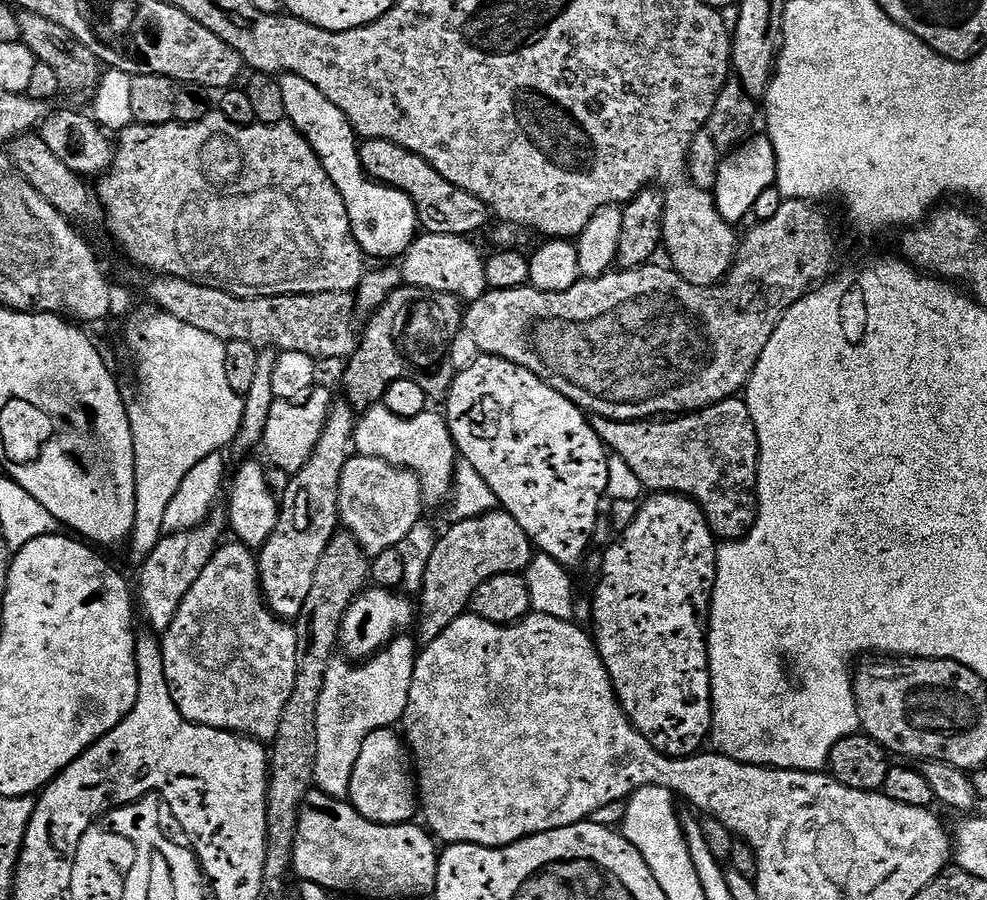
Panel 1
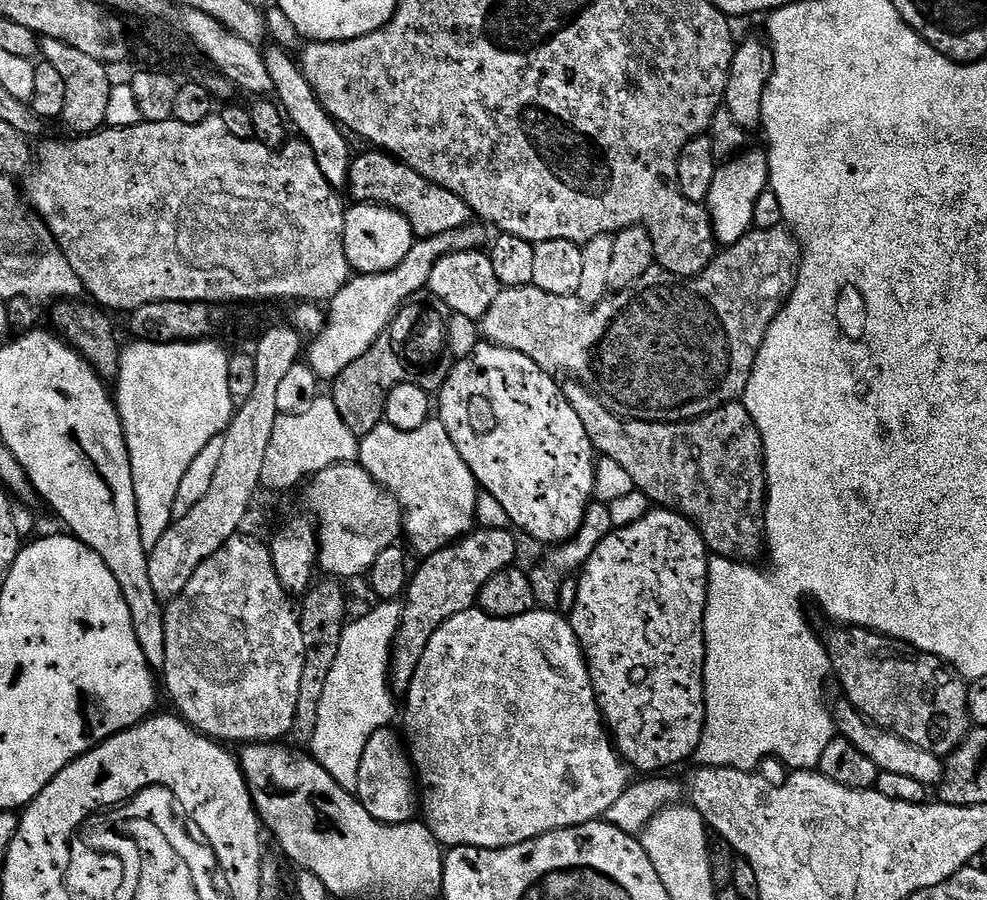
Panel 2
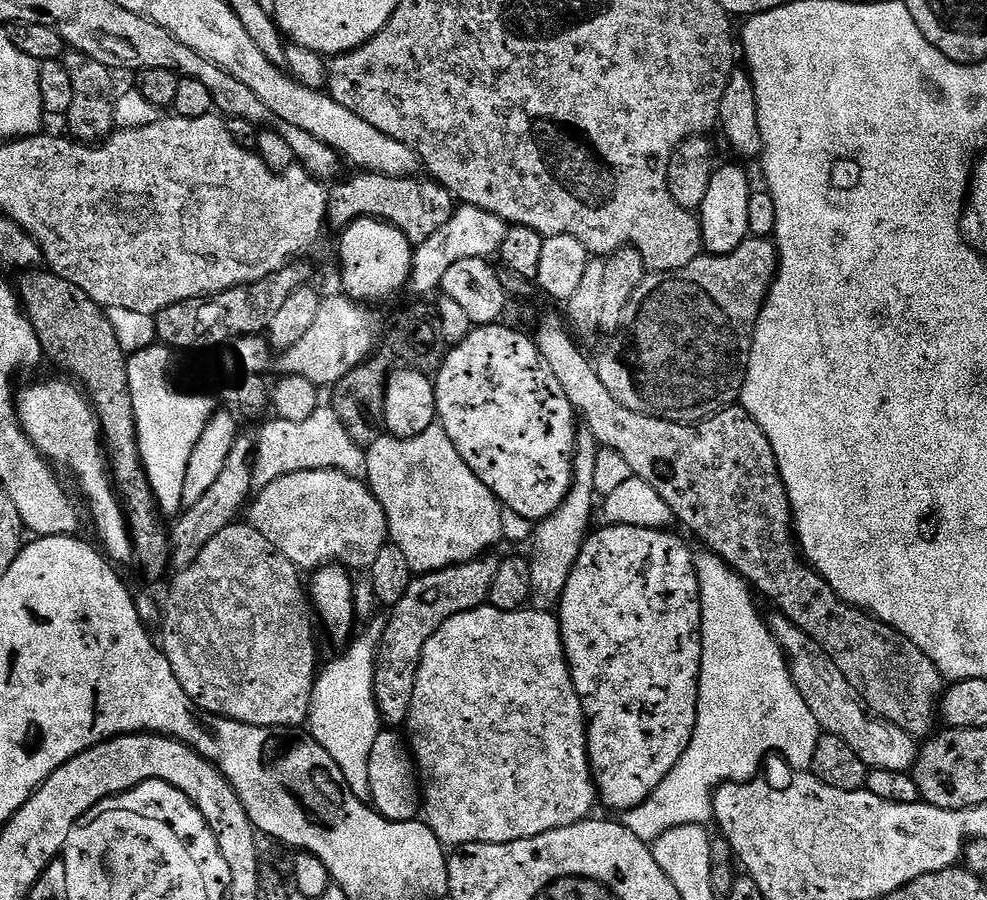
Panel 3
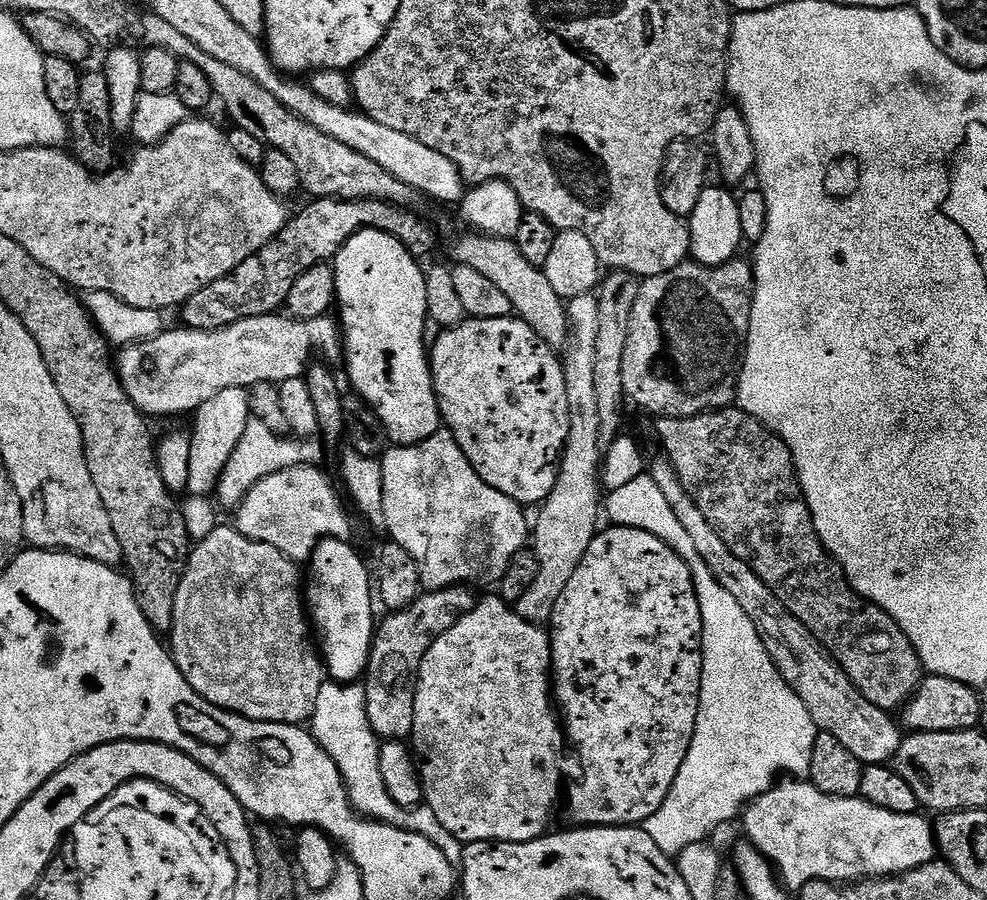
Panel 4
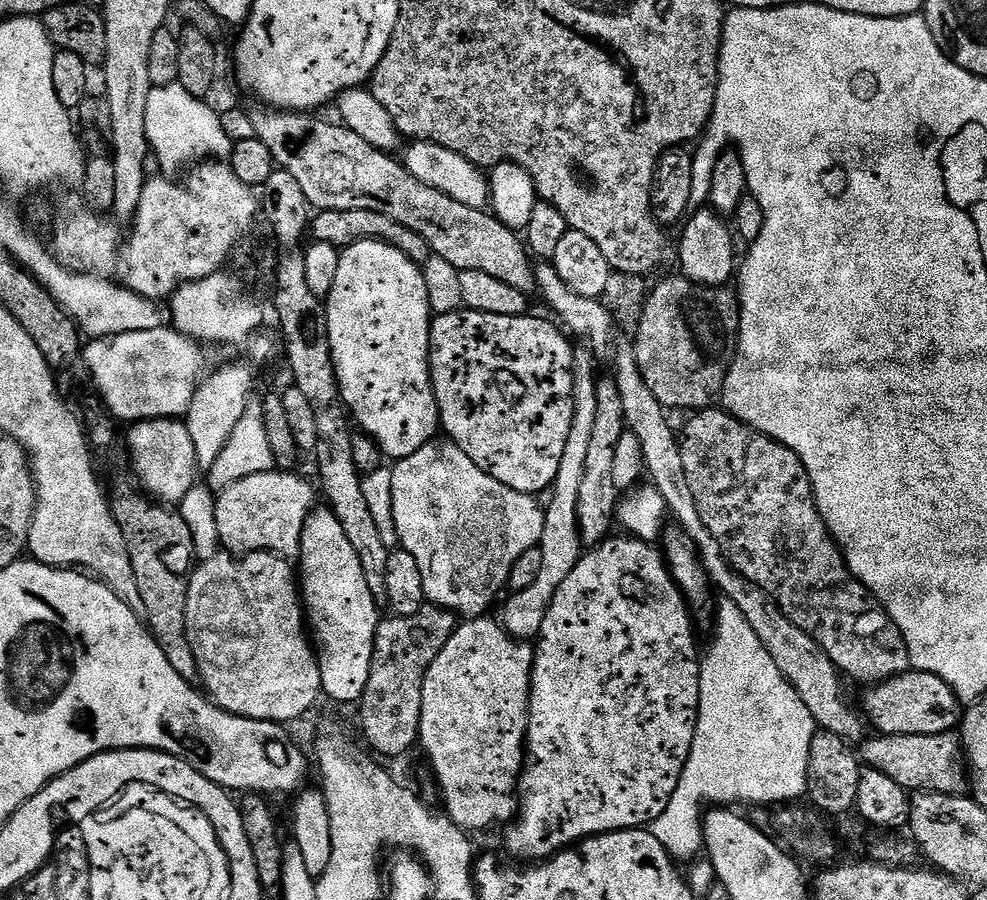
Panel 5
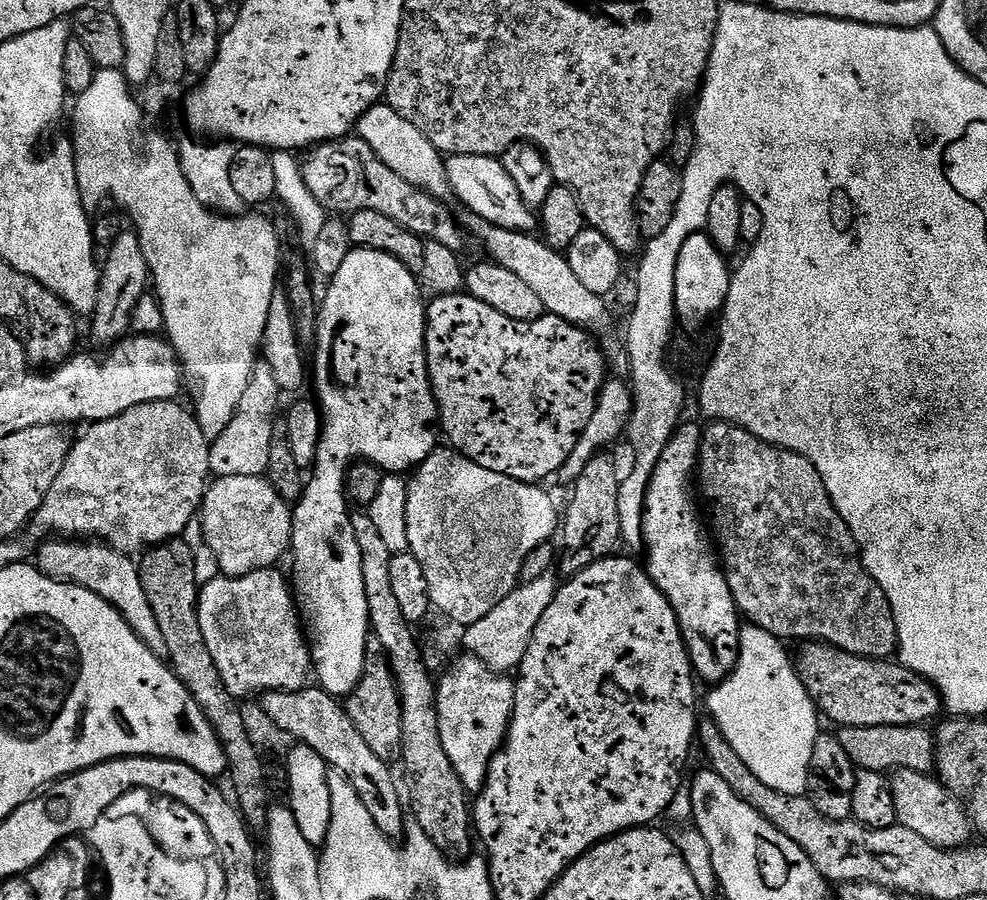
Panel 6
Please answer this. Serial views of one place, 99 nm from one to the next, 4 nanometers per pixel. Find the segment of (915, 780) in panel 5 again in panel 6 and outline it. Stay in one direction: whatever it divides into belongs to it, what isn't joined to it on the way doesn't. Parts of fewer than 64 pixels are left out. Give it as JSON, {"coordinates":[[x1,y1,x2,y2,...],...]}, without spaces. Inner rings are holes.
{"coordinates":[[874,726,873,728,841,728,838,735,842,750,861,772,895,774,902,771,931,773,936,766,936,742,924,726]]}

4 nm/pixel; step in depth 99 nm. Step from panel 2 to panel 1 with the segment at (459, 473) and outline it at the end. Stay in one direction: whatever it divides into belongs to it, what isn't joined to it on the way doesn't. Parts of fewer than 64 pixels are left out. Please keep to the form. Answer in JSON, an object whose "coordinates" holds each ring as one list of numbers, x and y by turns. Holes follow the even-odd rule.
{"coordinates":[[377,406,367,409,356,421,356,433,352,439,355,451,362,456,370,458,382,458,386,462,390,462,399,468,406,468,410,472,414,472,420,479,420,489,424,495,425,505,440,504,449,499,452,495,453,476,458,461,458,453,456,444,452,440,452,435,448,429,447,419,443,415,440,416,433,410,426,410,422,414,418,414,414,418,402,418,398,414,394,414,388,408]]}

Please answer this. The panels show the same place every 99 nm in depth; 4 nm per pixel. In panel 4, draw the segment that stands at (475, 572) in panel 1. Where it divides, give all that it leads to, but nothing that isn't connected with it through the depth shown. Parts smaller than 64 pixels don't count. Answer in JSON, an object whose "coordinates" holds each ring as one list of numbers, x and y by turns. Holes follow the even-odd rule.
{"coordinates":[[468,586,455,588,437,588,422,594,409,606,400,612,385,615,385,620,379,621,372,638,372,653,368,659,368,670,363,677,364,693,366,694,366,714,370,718,370,726,374,734,384,742,404,742,411,737,414,730,414,698,416,697,416,675,420,672,422,658,426,658,426,650,434,646,434,642,450,626,454,626,478,603,473,589]]}

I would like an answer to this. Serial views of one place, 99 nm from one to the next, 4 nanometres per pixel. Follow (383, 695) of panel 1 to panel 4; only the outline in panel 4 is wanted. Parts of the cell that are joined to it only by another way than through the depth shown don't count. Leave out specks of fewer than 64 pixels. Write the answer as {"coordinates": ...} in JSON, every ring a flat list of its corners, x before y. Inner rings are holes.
{"coordinates":[[325,682,322,690,318,690,318,702,310,721,312,737,320,743,322,750,334,758,338,770,344,779,344,785,348,791,348,797,353,808,361,816,378,820,382,824,393,824,395,828,405,828,408,832,422,834,454,866,459,865,464,858,464,849,458,838,438,822,434,810,426,806,415,808,403,808,390,798,390,790,386,790,386,782,382,782,382,766,380,765,380,737,374,734,370,726,370,718,366,714,366,694,363,683,337,684]]}

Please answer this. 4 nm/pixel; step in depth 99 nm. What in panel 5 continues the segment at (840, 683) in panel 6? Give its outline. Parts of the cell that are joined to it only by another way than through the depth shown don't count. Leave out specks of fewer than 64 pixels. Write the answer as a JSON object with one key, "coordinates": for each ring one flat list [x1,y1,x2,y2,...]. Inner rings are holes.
{"coordinates":[[909,670,901,676,883,680,881,684,869,687,864,696,862,711,872,724,875,731,882,736,897,736,898,734,942,734,959,729,962,719,962,702,954,694,954,690,942,678,929,672]]}

